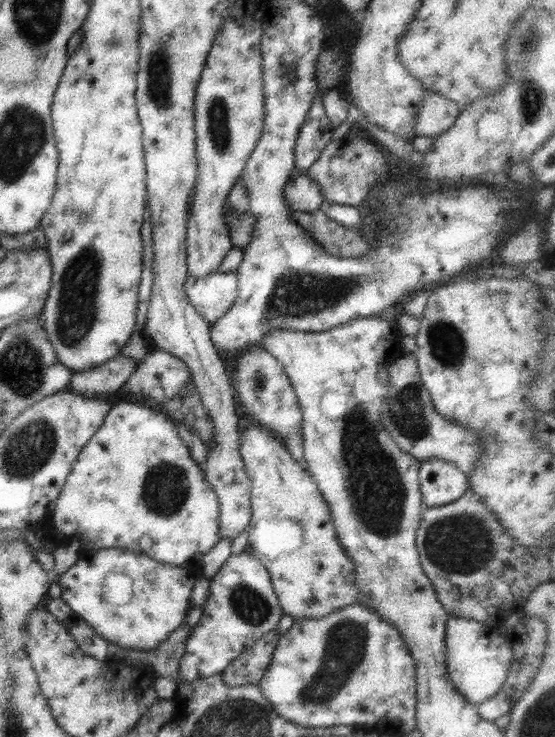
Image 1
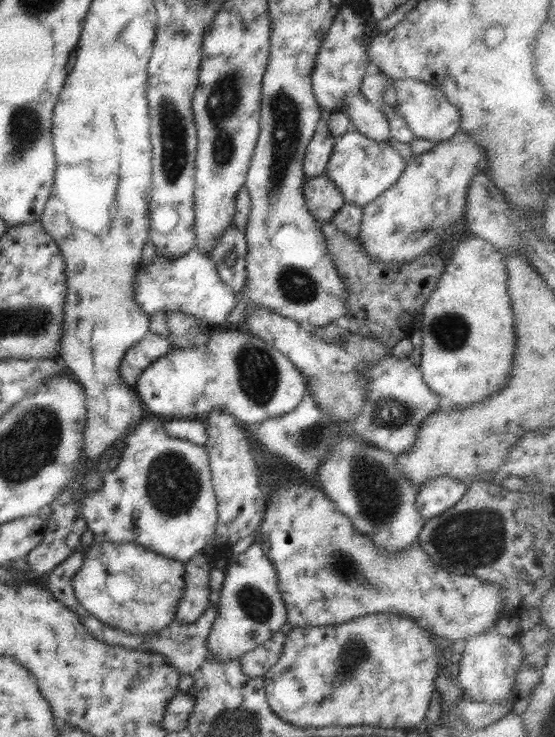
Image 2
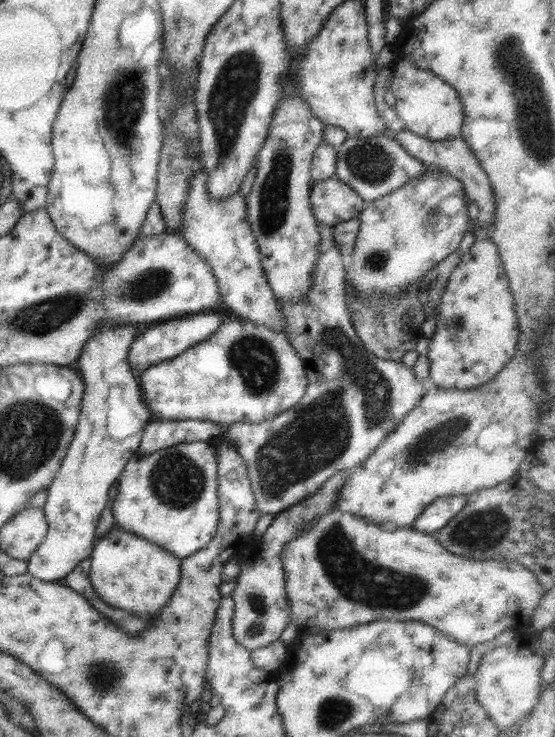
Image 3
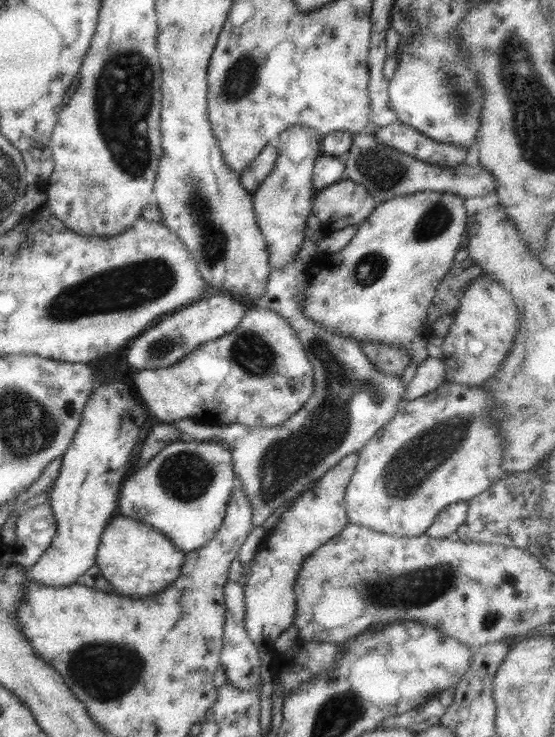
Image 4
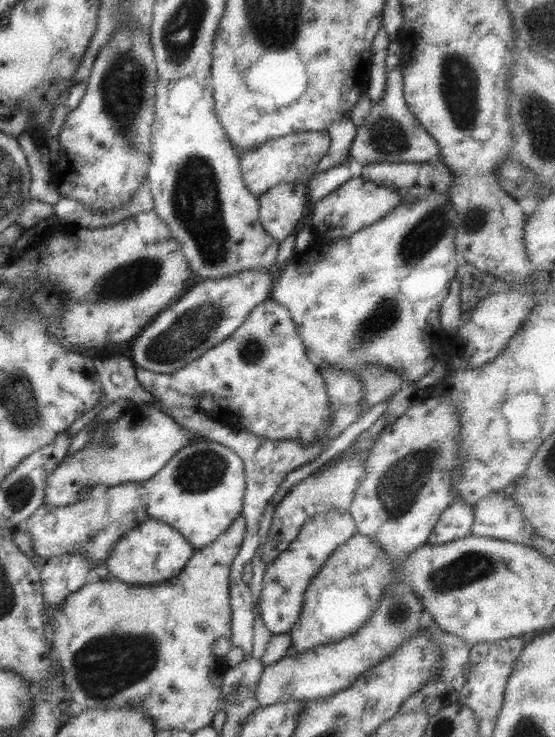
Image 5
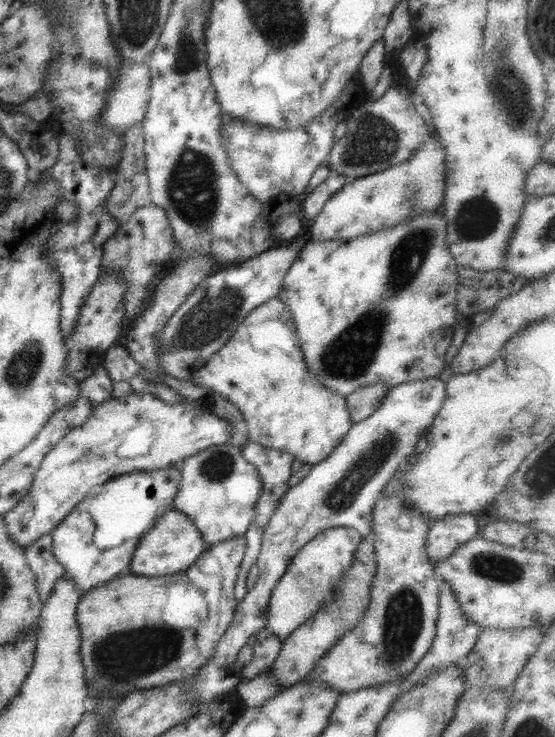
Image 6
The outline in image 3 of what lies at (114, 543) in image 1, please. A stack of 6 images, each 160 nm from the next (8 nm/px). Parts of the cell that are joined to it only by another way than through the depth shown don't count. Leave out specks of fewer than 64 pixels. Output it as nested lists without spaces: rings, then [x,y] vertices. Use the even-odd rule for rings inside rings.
[[[190,441],[142,455],[140,458],[132,455],[118,477],[118,494],[110,502],[114,526],[160,545],[179,559],[203,549],[217,531],[220,518],[215,448],[209,441]]]

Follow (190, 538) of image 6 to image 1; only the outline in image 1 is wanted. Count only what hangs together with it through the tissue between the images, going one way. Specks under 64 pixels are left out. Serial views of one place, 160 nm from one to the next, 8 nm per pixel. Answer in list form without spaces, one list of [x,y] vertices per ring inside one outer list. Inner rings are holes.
[[[102,548],[82,553],[71,567],[60,575],[59,585],[61,586],[61,596],[65,603],[77,614],[78,618],[84,619],[100,636],[122,648],[150,651],[158,648],[161,642],[164,642],[185,622],[187,611],[190,607],[191,590],[198,575],[198,570],[193,567],[188,568],[158,562],[143,553],[134,552],[126,548]],[[112,572],[119,572],[133,580],[132,596],[130,596],[130,600],[126,604],[112,604],[106,598],[104,575]],[[144,574],[155,576],[156,583],[154,585],[148,583],[144,579]]]

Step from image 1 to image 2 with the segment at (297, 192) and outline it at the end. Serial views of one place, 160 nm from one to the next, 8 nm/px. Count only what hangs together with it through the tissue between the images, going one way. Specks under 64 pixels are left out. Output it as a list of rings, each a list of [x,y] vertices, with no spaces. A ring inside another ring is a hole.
[[[326,174],[307,178],[303,193],[308,212],[324,223],[330,223],[336,211],[346,203],[339,188]]]

